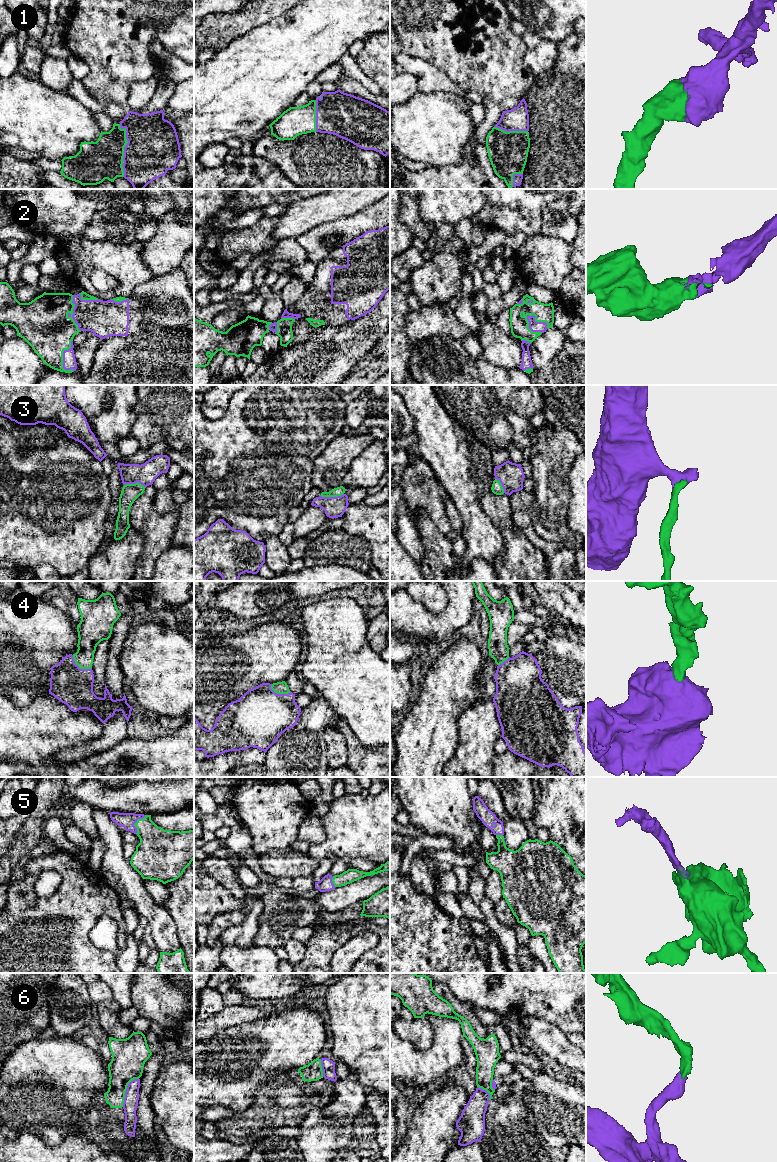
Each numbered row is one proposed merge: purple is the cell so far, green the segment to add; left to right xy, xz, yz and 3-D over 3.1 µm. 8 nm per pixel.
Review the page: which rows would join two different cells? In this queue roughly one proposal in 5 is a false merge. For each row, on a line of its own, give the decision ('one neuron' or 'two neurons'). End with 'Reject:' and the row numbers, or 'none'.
1: one neuron
2: one neuron
3: one neuron
4: one neuron
5: one neuron
6: two neurons
Reject: 6

